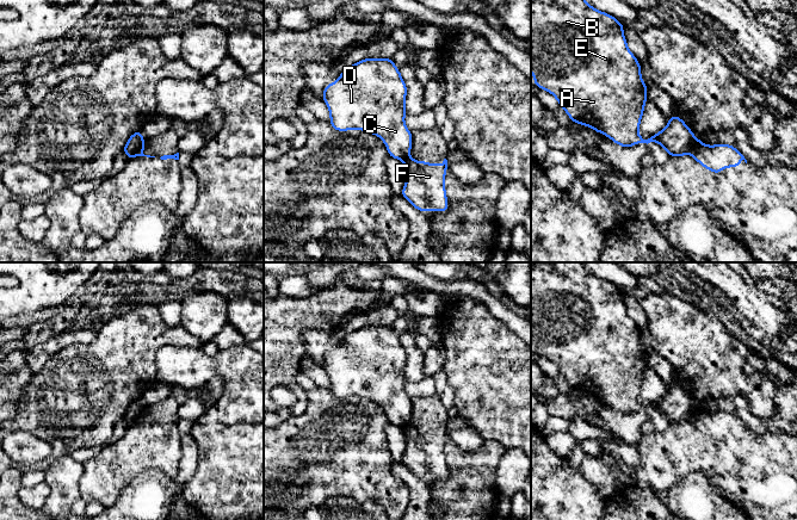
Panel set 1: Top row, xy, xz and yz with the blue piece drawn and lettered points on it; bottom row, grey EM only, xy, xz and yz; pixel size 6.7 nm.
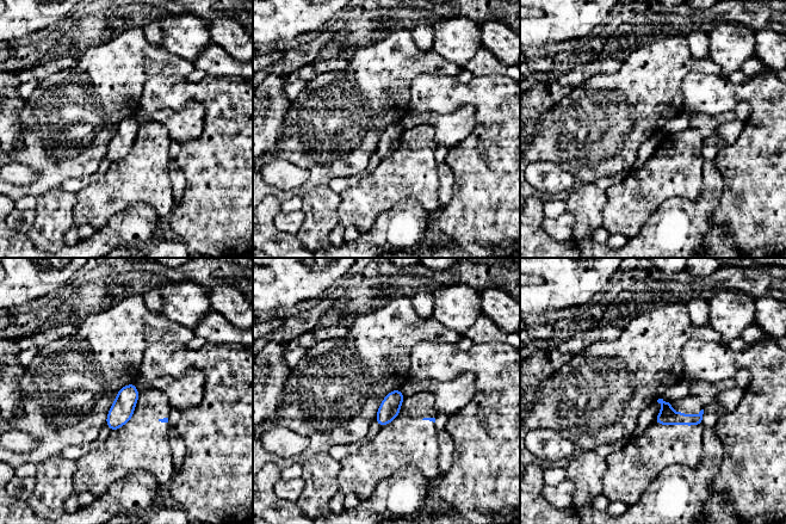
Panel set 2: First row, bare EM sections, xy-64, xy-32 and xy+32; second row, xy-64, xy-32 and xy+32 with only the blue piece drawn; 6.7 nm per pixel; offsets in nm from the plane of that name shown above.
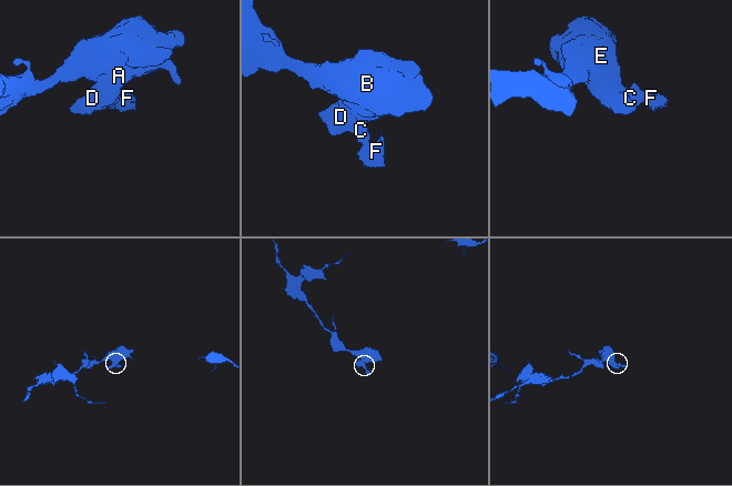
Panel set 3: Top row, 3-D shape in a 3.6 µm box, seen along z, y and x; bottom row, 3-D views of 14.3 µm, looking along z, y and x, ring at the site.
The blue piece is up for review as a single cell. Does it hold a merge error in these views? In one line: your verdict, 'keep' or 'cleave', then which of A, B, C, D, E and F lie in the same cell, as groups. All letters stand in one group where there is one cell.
cleave | A B C D E / F

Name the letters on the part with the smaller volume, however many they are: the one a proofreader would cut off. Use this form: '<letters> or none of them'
F

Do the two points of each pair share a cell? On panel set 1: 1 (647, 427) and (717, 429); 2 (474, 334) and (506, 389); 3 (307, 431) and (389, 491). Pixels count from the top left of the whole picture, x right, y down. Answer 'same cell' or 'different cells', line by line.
1: different cells
2: same cell
3: same cell

